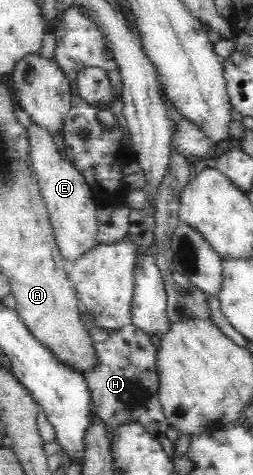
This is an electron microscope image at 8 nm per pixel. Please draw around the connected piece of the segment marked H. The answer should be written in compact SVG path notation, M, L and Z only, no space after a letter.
M134 323L111 330L105 340L94 340L96 364L83 372L90 396L91 406L96 408L106 423L108 436L120 423L138 422L148 433L159 439L168 455L174 452L174 443L166 437L170 421L165 418L159 401L159 374L156 370L156 348L150 335Z

